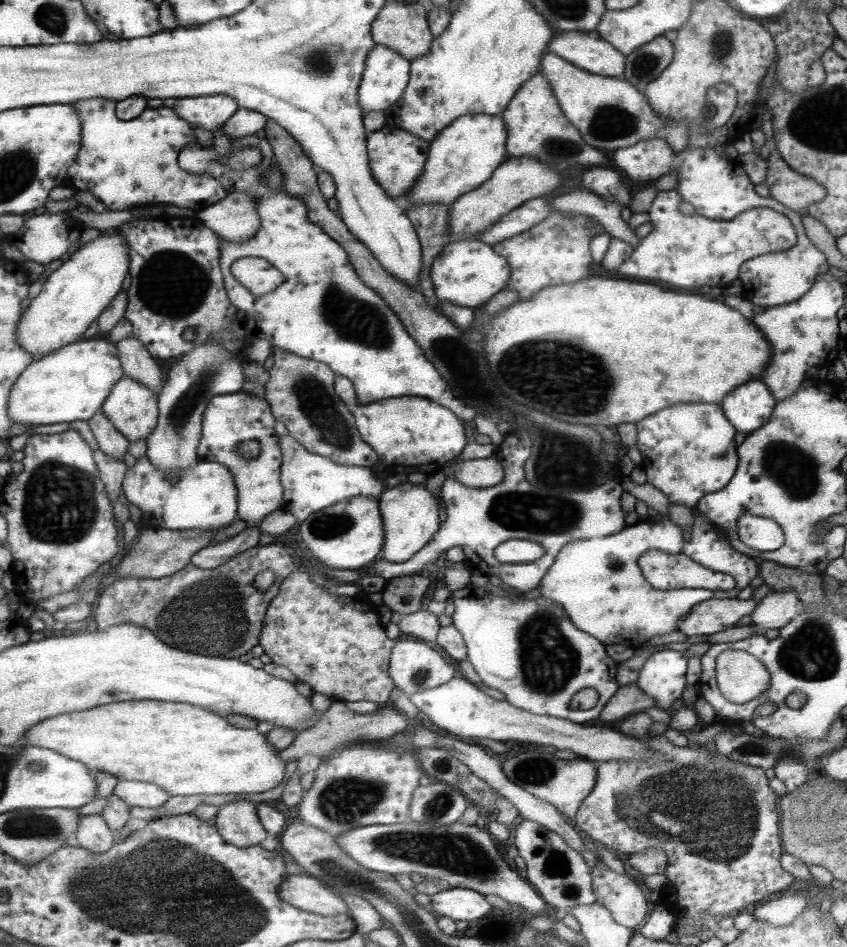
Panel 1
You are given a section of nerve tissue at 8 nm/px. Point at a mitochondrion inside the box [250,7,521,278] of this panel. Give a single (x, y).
(321, 61)

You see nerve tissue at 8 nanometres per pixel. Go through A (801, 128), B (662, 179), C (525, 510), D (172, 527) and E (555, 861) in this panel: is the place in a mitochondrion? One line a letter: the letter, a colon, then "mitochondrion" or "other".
A: mitochondrion
B: other
C: mitochondrion
D: other
E: mitochondrion

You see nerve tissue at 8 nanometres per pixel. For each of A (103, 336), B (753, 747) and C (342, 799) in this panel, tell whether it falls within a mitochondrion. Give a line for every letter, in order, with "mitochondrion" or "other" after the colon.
A: other
B: mitochondrion
C: mitochondrion

